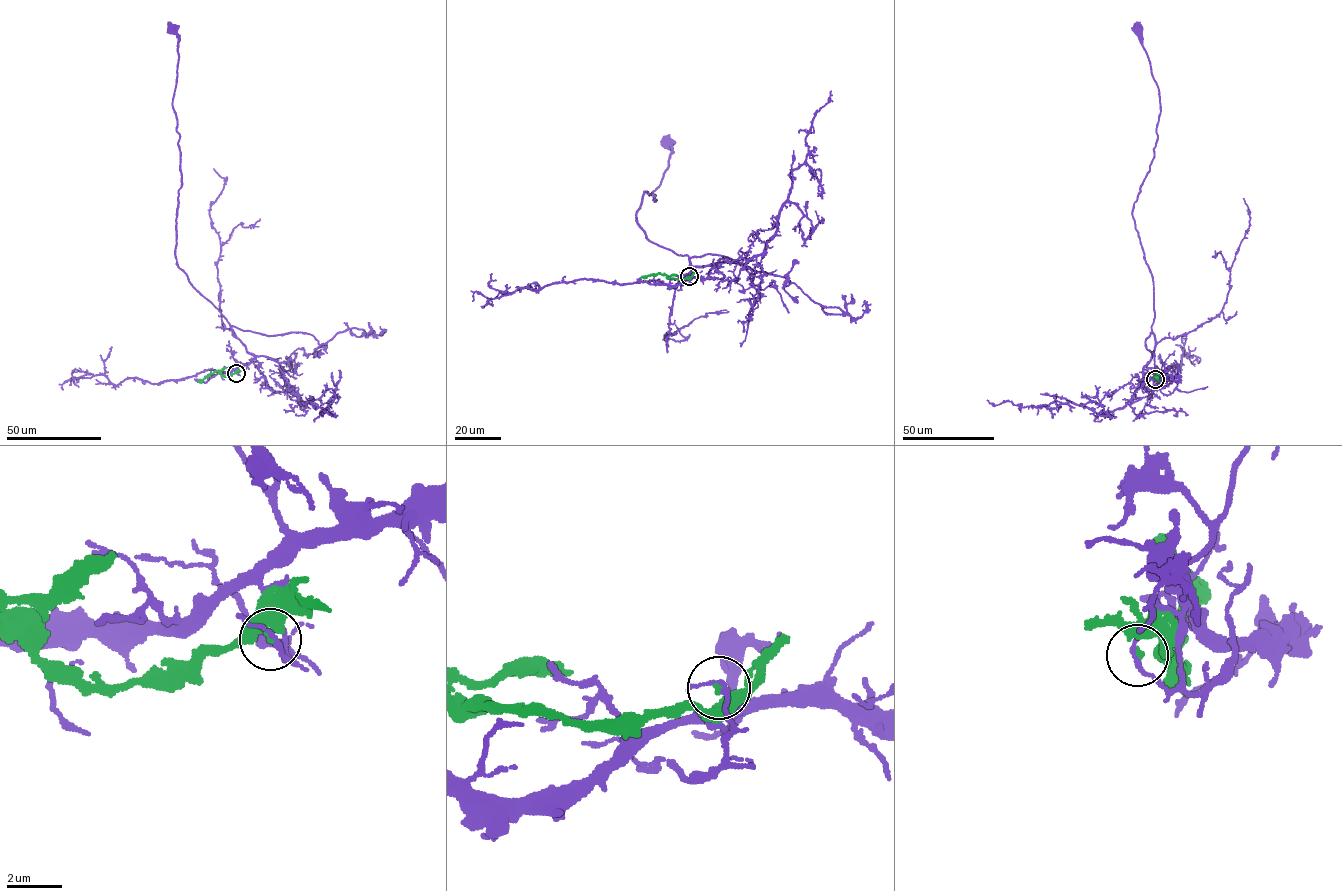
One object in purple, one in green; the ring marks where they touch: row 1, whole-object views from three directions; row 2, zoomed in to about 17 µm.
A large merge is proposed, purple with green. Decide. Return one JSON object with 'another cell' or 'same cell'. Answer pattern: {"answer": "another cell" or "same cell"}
{"answer": "another cell"}

